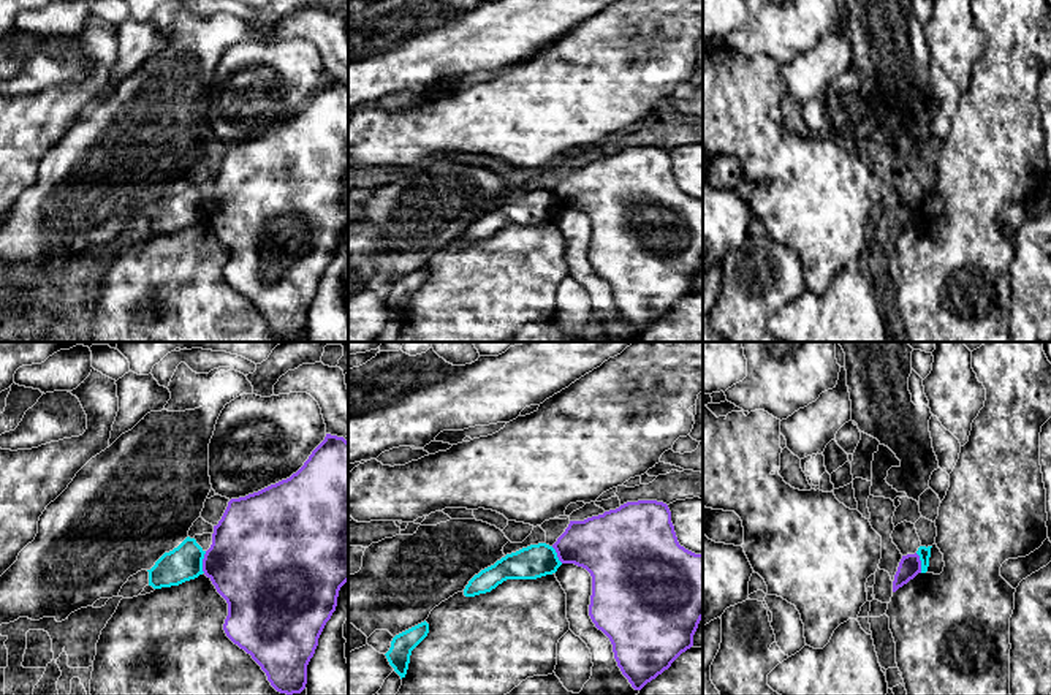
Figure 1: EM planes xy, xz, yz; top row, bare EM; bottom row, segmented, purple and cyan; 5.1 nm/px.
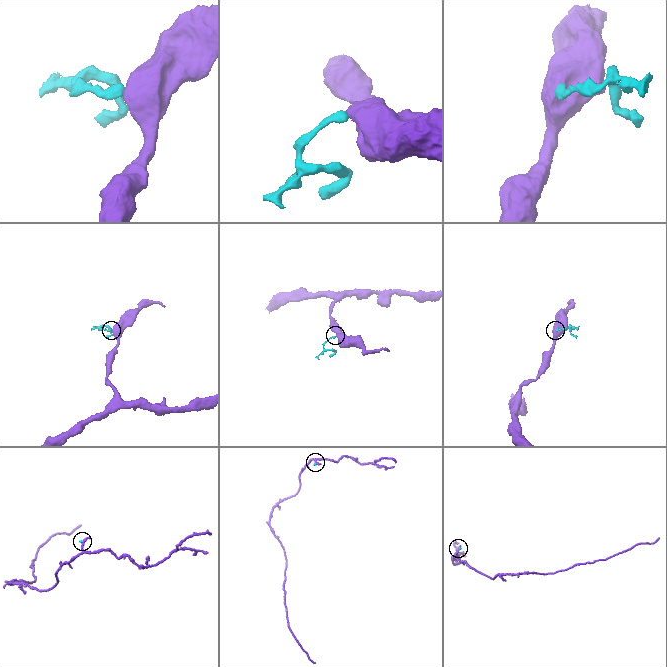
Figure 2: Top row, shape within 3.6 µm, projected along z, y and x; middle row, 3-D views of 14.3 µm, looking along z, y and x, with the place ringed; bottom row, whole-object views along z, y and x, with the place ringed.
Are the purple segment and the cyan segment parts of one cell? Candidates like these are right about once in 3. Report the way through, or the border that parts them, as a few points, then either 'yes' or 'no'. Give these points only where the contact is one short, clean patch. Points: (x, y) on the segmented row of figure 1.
border along xy (206, 551), (203, 572); no

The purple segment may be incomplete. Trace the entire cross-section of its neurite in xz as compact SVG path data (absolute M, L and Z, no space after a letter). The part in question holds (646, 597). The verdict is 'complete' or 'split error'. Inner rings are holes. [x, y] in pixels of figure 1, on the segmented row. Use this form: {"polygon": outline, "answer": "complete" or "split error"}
{"polygon": "M627 502L598 516L570 521L552 548L562 564L575 564L590 573L589 616L609 638L617 667L635 690L693 646L703 619L703 554L679 545L666 503Z", "answer": "complete"}

